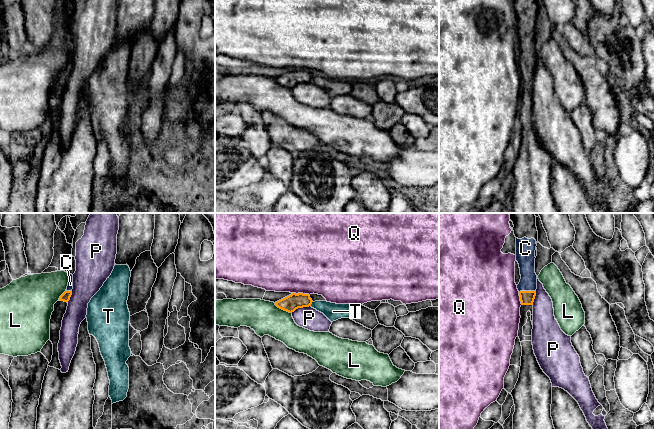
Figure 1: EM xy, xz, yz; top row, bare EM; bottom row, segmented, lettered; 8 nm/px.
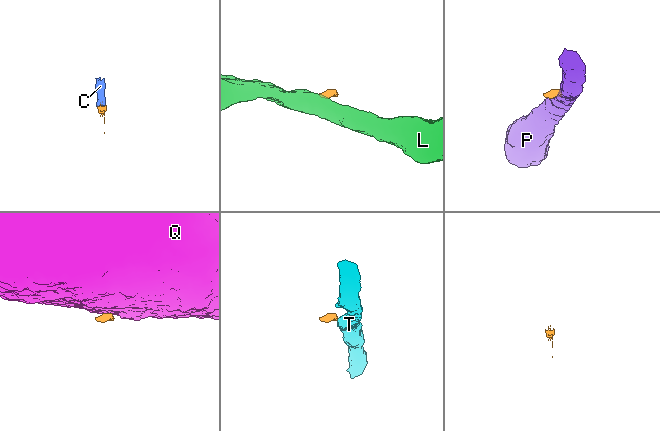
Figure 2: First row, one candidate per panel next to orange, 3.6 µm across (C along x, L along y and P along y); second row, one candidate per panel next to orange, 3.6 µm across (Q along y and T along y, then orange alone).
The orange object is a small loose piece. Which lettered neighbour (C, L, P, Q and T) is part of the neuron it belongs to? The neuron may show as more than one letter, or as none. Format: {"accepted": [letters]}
{"accepted": ["C"]}

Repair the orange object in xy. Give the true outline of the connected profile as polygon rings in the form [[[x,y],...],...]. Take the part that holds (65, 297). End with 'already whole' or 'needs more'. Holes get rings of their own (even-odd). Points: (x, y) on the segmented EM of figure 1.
[[[69,274],[66,291],[54,304],[50,319],[52,360],[48,364],[37,407],[36,429],[94,429],[93,404],[96,364],[85,318],[79,327],[78,344],[69,370],[61,372],[58,343],[62,320],[72,295],[73,275]]]; needs more

